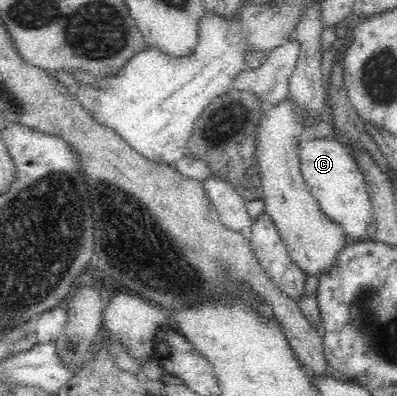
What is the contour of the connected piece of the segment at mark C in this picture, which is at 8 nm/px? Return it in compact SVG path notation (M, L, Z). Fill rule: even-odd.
M338 139L302 140L299 154L305 186L323 214L339 225L352 242L363 240L369 224L373 222L371 198L365 187L365 177L350 149Z

